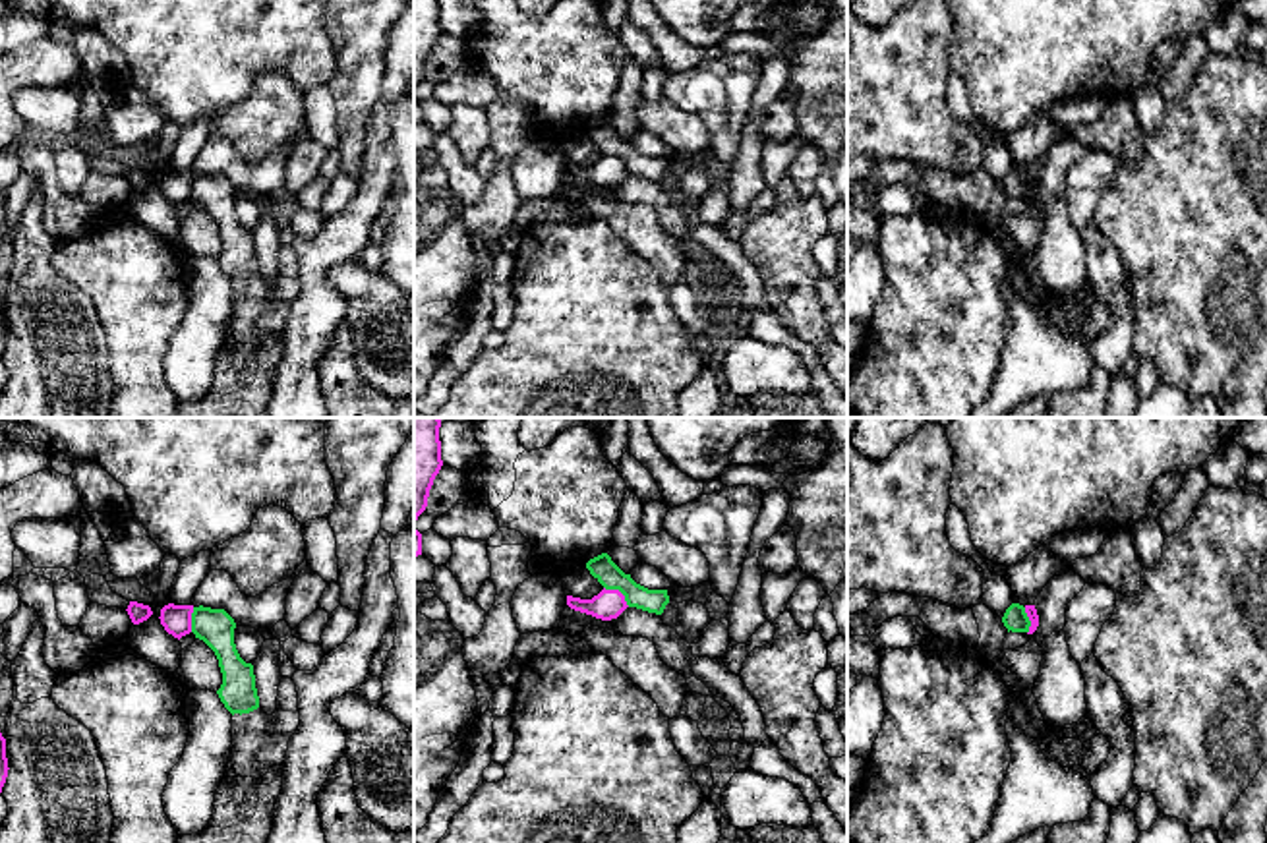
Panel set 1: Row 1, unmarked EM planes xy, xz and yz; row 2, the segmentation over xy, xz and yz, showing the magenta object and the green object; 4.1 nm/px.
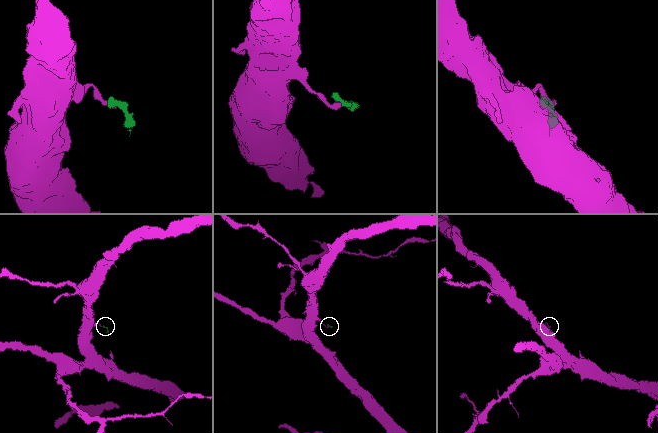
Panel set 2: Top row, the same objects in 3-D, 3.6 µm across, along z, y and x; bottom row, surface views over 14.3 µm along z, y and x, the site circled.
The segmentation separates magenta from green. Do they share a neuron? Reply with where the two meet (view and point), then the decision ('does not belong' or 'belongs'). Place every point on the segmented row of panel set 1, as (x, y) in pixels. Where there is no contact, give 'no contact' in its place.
contact xz (619, 592); does not belong

